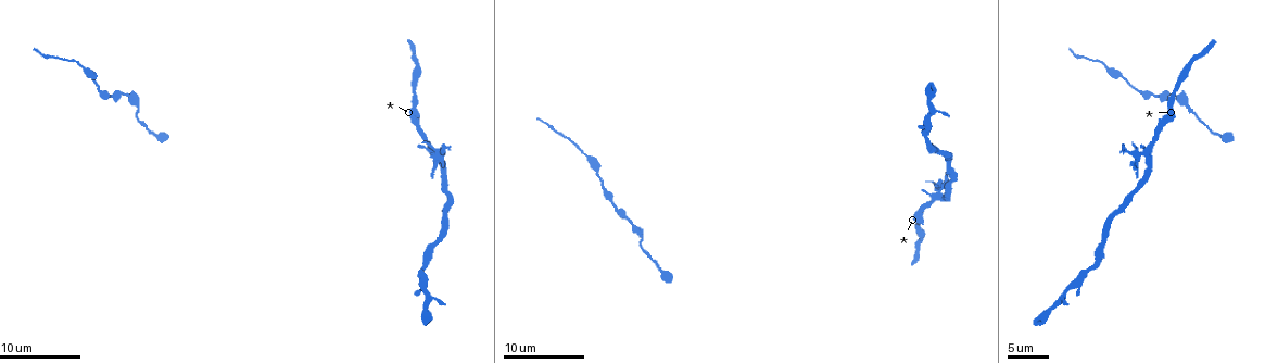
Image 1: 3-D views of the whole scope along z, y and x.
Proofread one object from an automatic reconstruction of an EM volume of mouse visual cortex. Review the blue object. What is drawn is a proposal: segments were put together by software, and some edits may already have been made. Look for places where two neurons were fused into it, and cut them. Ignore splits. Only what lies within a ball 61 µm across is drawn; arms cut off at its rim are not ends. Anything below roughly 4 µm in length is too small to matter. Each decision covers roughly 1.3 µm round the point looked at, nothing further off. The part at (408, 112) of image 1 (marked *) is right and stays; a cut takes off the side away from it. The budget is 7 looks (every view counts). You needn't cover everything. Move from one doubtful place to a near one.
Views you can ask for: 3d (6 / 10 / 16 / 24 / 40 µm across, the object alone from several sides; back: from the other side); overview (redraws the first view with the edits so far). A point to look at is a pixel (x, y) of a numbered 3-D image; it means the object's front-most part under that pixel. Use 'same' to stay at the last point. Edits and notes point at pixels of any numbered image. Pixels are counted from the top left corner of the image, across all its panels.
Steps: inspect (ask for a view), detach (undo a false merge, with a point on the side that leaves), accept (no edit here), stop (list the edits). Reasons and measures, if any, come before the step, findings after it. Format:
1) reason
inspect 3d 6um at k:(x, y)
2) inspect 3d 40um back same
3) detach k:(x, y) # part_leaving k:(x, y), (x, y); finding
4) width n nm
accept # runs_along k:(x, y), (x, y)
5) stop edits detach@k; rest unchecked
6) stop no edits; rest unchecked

thick turns thin
inspect 3d 16um at 1:(590, 155)

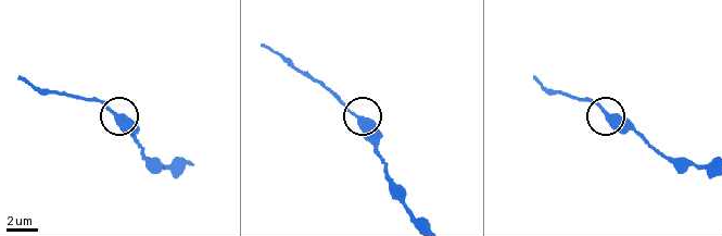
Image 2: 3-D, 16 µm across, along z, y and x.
accept # runs_along 2:(708, 163), (673, 162), (630, 129), (615, 125), (584, 99); continuous, no second neuron

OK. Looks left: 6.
thick turns thin
inspect 3d 16um at 1:(1220, 136)

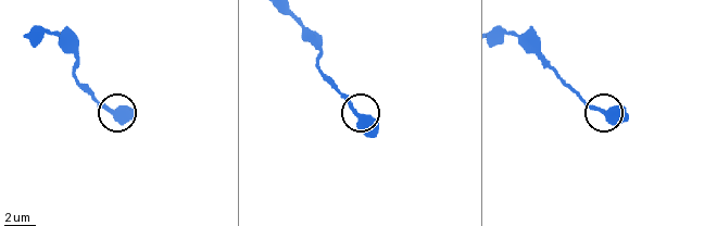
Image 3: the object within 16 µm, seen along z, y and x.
accept # one neuron here

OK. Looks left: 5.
narrows sharply
inspect 3d 16um at 1:(128, 93)

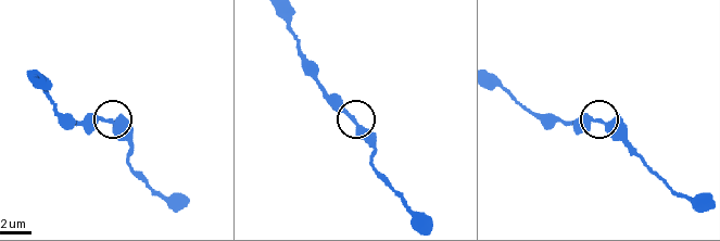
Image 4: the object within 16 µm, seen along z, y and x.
accept # continuous, no second neuron

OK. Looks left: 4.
thin neck
inspect 3d 16um at 1:(1101, 251)

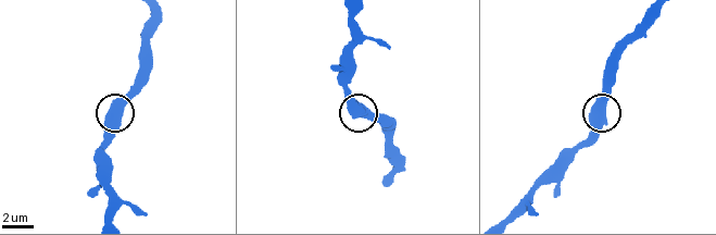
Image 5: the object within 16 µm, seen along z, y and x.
width 660 nm
accept # runs_along 5:(658, 11), (624, 50), (600, 124), (576, 150); one neuron here

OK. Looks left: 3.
stop no edits; rest unchecked

